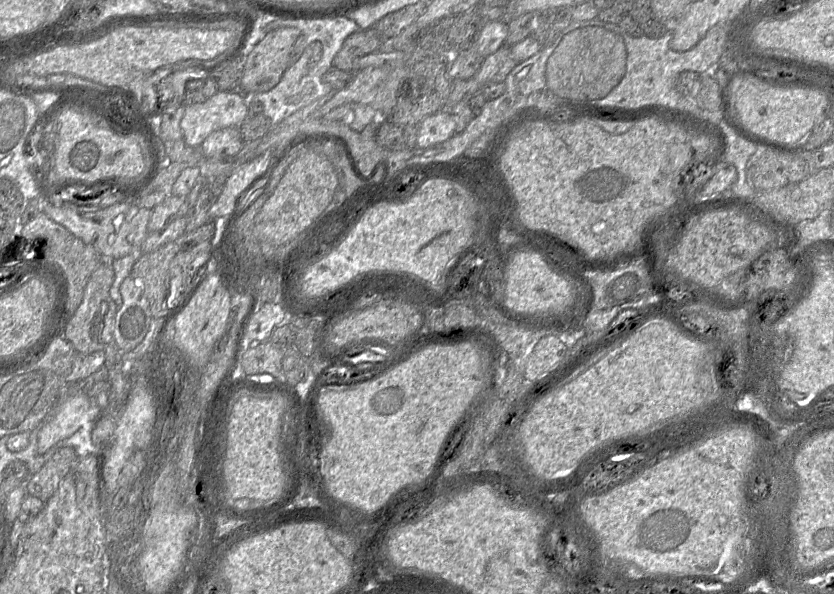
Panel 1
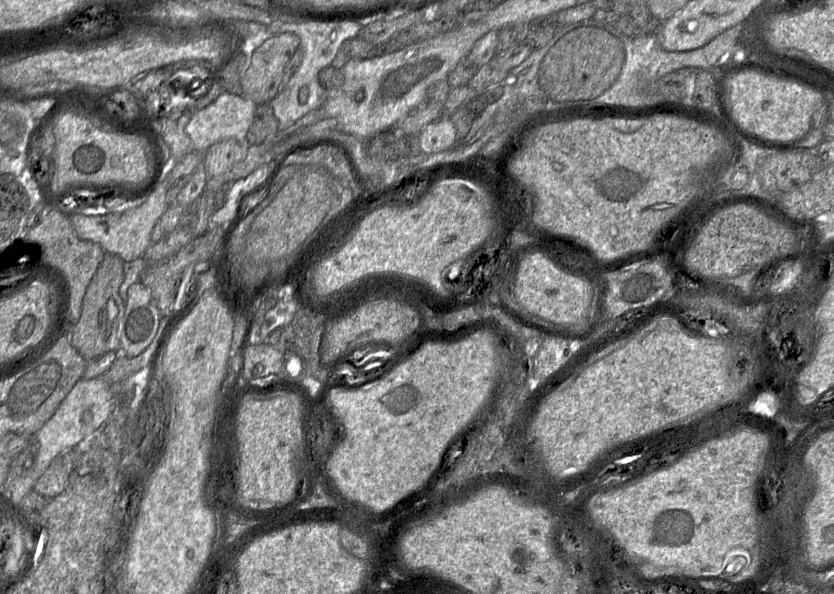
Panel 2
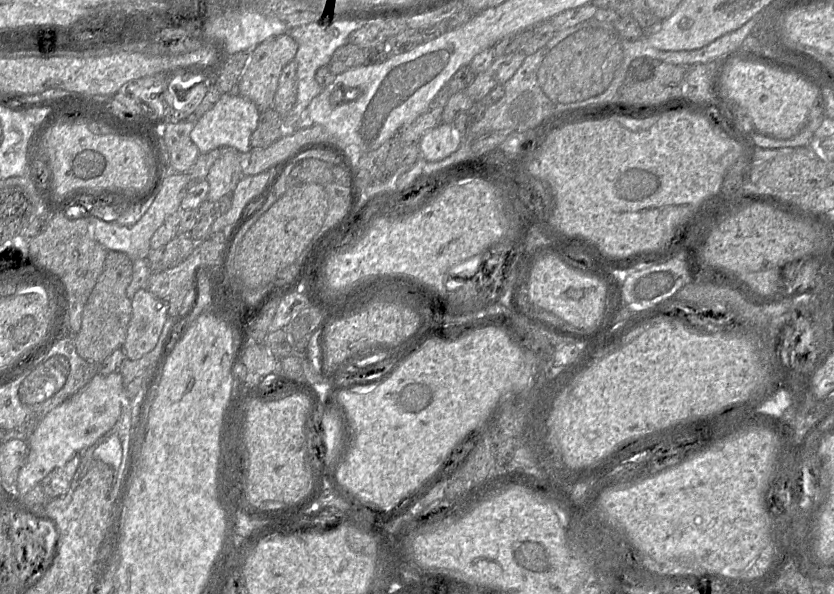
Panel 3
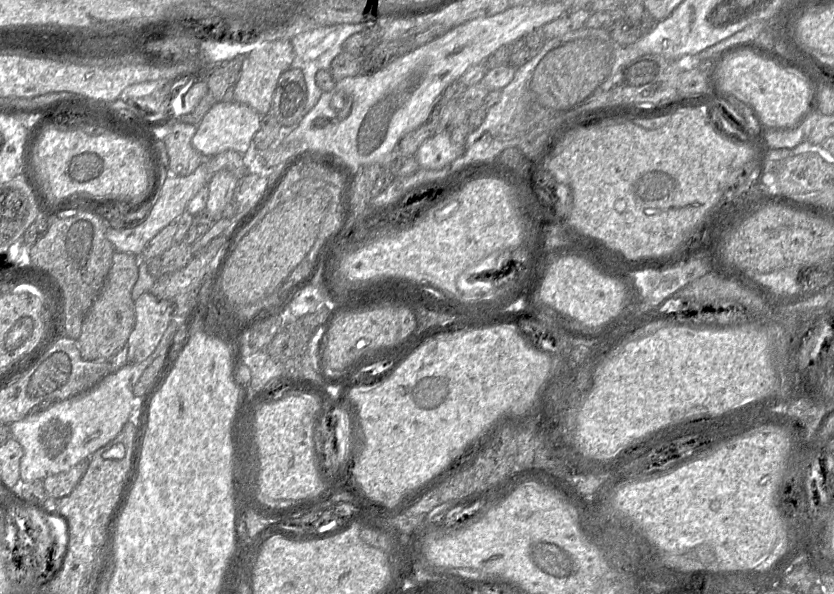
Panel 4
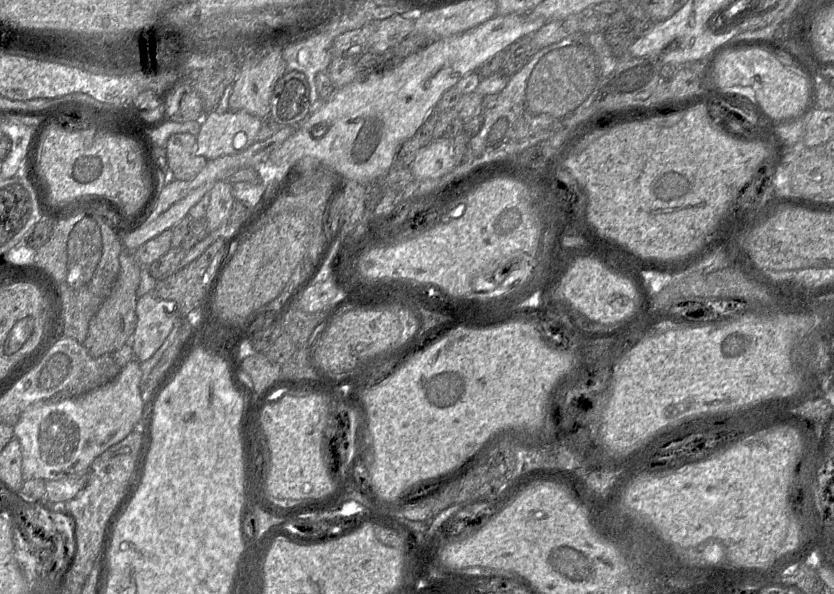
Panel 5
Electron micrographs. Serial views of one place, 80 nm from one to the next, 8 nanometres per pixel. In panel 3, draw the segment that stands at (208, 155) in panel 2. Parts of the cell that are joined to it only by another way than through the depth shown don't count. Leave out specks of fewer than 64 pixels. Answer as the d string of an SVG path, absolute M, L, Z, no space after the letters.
M216 148L221 149L221 156L214 162L207 174L207 182L209 192L207 200L217 202L222 196L232 194L239 180L243 177L244 157L232 148Z

